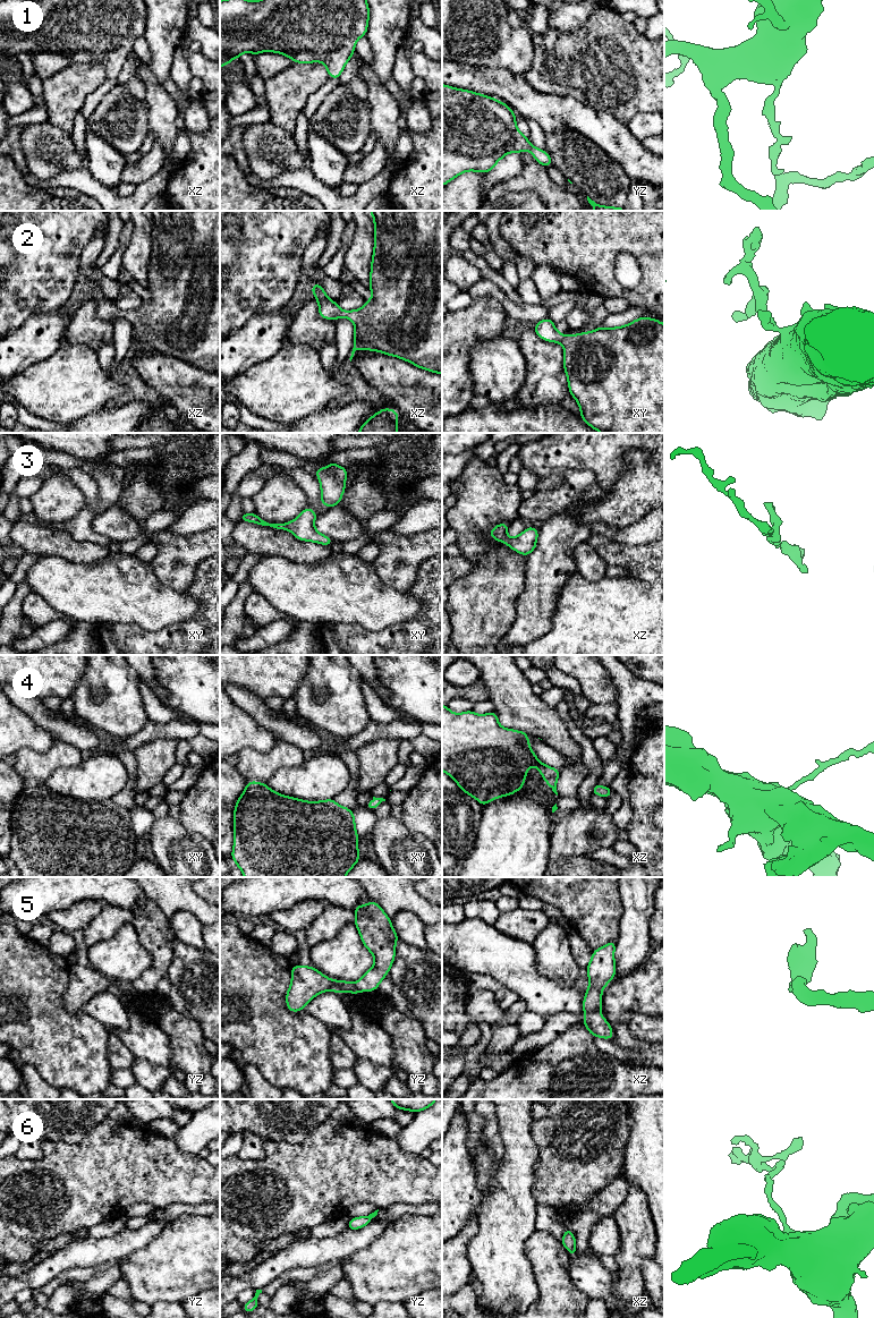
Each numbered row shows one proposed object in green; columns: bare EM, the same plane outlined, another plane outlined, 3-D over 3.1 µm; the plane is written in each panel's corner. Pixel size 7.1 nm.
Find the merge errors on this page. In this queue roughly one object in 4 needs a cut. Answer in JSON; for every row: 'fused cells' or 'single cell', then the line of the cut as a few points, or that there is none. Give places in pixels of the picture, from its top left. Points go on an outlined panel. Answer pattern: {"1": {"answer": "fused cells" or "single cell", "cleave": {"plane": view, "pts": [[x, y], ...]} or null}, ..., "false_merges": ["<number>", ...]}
{"1": {"answer": "single cell", "cleave": null}, "2": {"answer": "single cell", "cleave": null}, "3": {"answer": "single cell", "cleave": null}, "4": {"answer": "single cell", "cleave": null}, "5": {"answer": "single cell", "cleave": null}, "6": {"answer": "single cell", "cleave": null}, "false_merges": []}

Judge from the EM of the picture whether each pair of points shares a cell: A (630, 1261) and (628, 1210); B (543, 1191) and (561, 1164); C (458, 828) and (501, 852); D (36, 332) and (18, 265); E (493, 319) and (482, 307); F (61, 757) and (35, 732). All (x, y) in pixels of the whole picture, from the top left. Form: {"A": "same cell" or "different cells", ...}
{"A": "same cell", "B": "same cell", "C": "different cells", "D": "different cells", "E": "same cell", "F": "different cells"}

